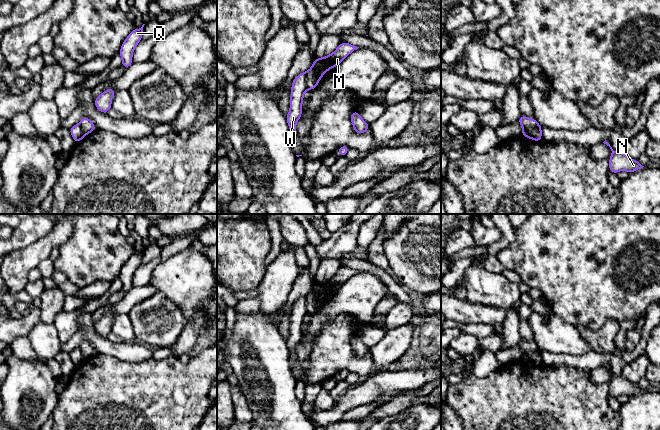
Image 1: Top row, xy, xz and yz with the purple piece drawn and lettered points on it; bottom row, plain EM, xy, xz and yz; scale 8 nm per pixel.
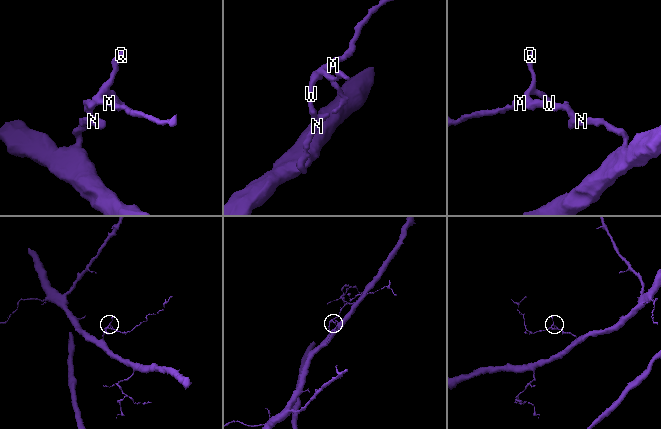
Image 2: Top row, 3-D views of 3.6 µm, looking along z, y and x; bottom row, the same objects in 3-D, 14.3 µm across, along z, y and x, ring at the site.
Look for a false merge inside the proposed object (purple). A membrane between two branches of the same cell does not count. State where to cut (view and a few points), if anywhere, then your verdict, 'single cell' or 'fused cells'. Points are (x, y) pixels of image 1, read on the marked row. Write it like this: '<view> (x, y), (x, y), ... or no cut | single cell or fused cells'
xz (305, 72), (305, 82), (308, 88) | fused cells

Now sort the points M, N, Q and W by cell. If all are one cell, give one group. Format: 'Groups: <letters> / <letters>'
Groups: M Q / N W

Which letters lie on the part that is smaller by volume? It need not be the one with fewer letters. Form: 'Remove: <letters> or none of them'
Remove: M, Q

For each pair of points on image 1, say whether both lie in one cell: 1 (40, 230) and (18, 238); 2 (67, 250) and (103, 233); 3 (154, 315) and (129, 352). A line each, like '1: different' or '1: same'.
1: same
2: same
3: different

